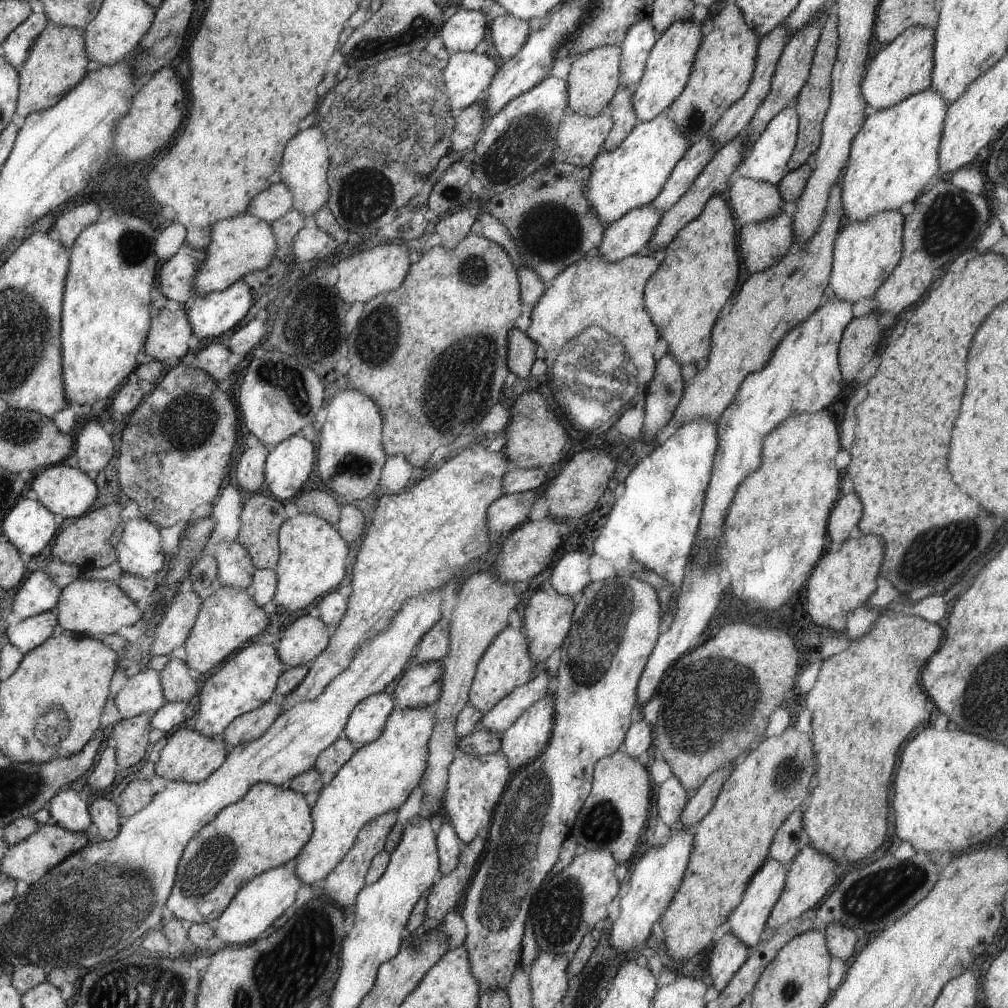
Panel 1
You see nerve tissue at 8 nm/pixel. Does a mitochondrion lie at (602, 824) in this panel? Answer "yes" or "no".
yes

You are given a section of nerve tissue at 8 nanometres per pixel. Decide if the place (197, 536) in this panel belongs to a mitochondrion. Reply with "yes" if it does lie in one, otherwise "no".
yes

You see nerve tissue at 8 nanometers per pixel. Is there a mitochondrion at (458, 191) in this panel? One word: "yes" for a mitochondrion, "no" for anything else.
yes

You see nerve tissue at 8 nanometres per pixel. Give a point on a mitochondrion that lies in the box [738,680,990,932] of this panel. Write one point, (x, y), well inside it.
(874, 897)

